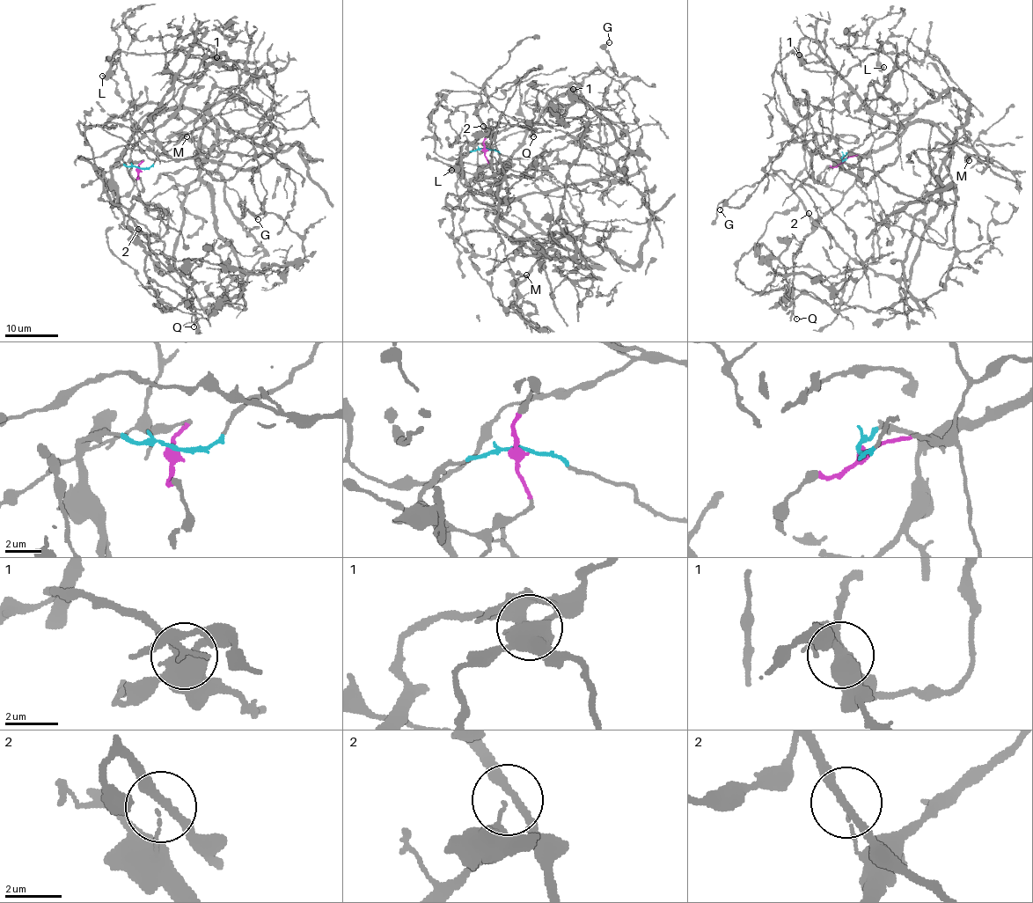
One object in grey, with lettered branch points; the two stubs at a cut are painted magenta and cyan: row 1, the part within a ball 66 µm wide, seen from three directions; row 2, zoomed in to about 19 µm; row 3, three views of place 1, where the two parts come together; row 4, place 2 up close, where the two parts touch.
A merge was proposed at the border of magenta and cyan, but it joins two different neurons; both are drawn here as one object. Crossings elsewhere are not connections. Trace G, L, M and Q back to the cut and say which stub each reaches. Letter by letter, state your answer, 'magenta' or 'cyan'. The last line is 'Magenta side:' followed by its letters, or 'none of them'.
G: magenta
L: cyan
M: magenta
Q: cyan
Magenta side: G, M

